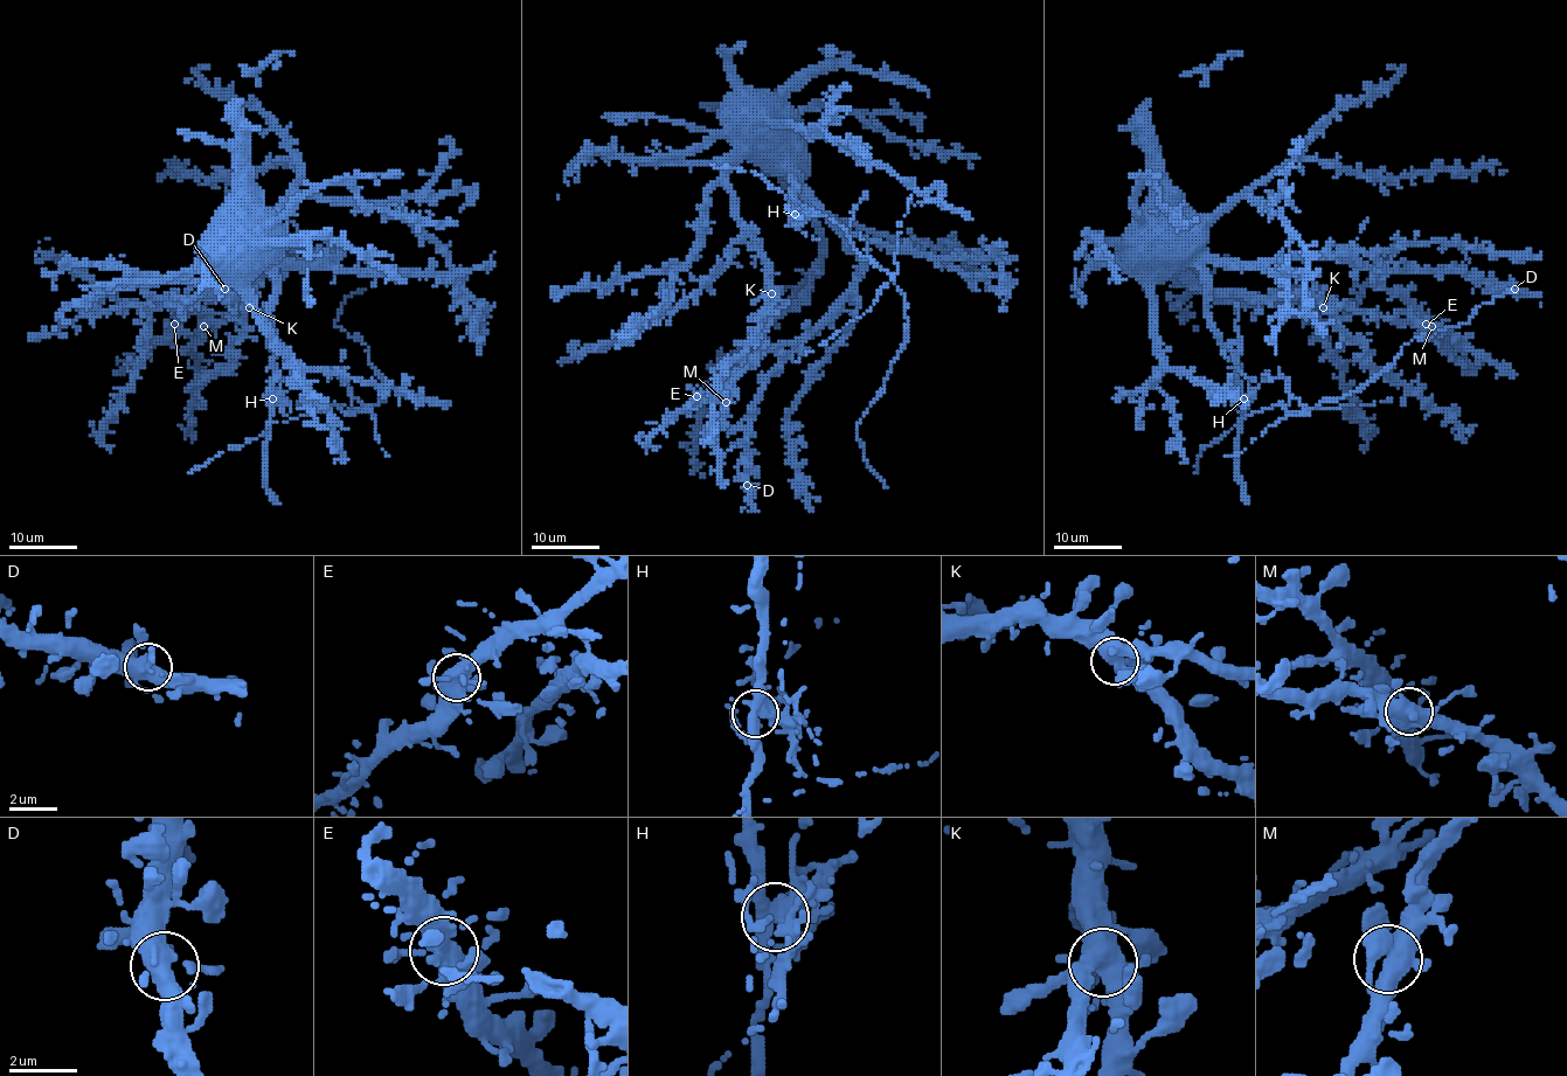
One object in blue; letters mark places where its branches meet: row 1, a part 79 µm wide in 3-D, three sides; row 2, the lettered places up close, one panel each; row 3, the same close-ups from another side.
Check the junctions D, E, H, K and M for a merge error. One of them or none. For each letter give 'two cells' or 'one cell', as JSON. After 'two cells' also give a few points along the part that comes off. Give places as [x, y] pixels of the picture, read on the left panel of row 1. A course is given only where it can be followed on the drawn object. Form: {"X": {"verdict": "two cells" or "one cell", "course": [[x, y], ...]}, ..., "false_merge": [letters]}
{"D": {"verdict": "one cell"}, "E": {"verdict": "one cell"}, "H": {"verdict": "two cells", "course": [[272, 398], [290, 417], [383, 401], [362, 340], [334, 324], [344, 299], [365, 290]]}, "K": {"verdict": "one cell"}, "M": {"verdict": "one cell"}, "false_merge": ["H"]}

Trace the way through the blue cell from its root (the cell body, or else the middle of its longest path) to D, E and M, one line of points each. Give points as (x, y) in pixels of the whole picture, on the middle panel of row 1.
D: (788, 155), (798, 148), (802, 194), (840, 235), (859, 269), (831, 314), (763, 389), (747, 441), (747, 485)
E: (788, 155), (798, 148), (802, 194), (857, 256), (858, 276), (813, 328), (764, 351), (697, 396)
M: (788, 155), (760, 147), (728, 168), (732, 215), (753, 237), (765, 265), (772, 310), (756, 358), (726, 402)

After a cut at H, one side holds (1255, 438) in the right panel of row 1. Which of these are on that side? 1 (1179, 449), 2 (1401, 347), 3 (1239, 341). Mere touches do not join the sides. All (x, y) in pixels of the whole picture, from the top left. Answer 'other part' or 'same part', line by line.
1: other part
2: same part
3: same part

